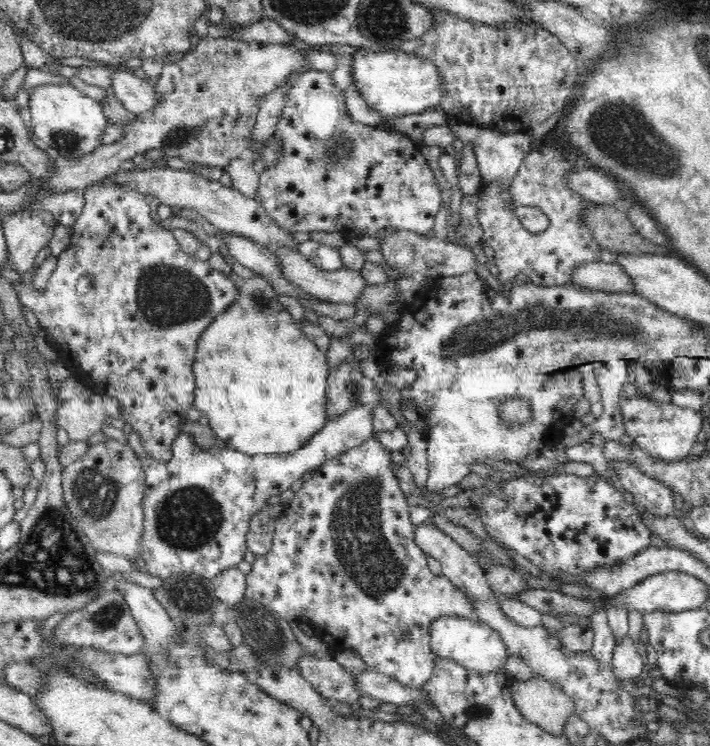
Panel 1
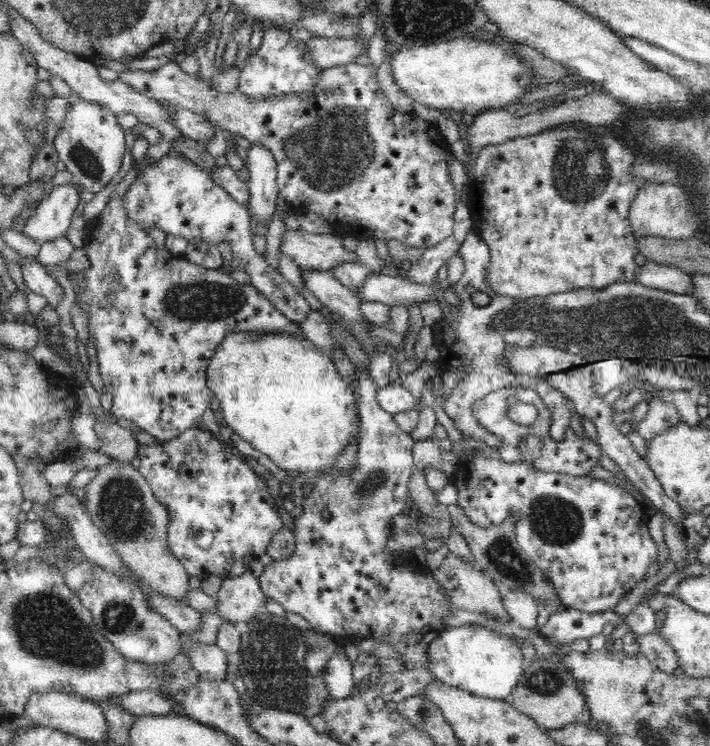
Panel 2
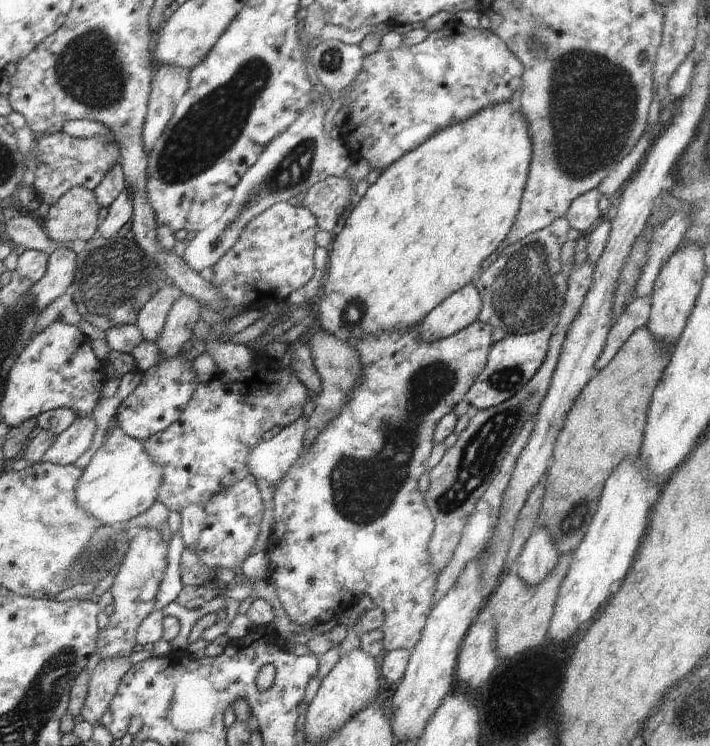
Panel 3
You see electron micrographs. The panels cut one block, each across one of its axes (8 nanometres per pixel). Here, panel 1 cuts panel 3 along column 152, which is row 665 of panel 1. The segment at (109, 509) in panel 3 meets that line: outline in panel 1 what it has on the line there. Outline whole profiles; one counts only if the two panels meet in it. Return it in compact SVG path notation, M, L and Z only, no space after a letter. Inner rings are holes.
M474 616L437 618L431 622L430 636L432 650L437 656L452 658L458 665L462 665L469 671L478 673L499 671L500 669L504 671L508 650L500 633Z

